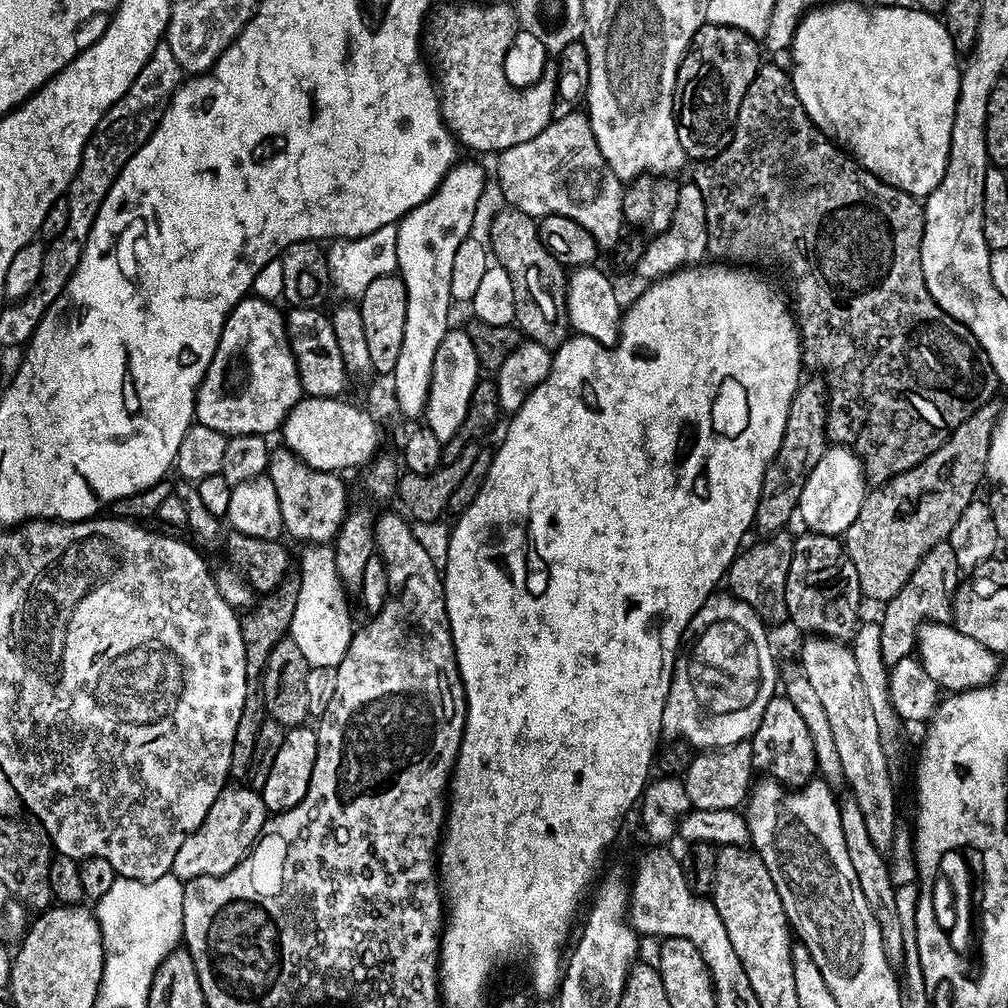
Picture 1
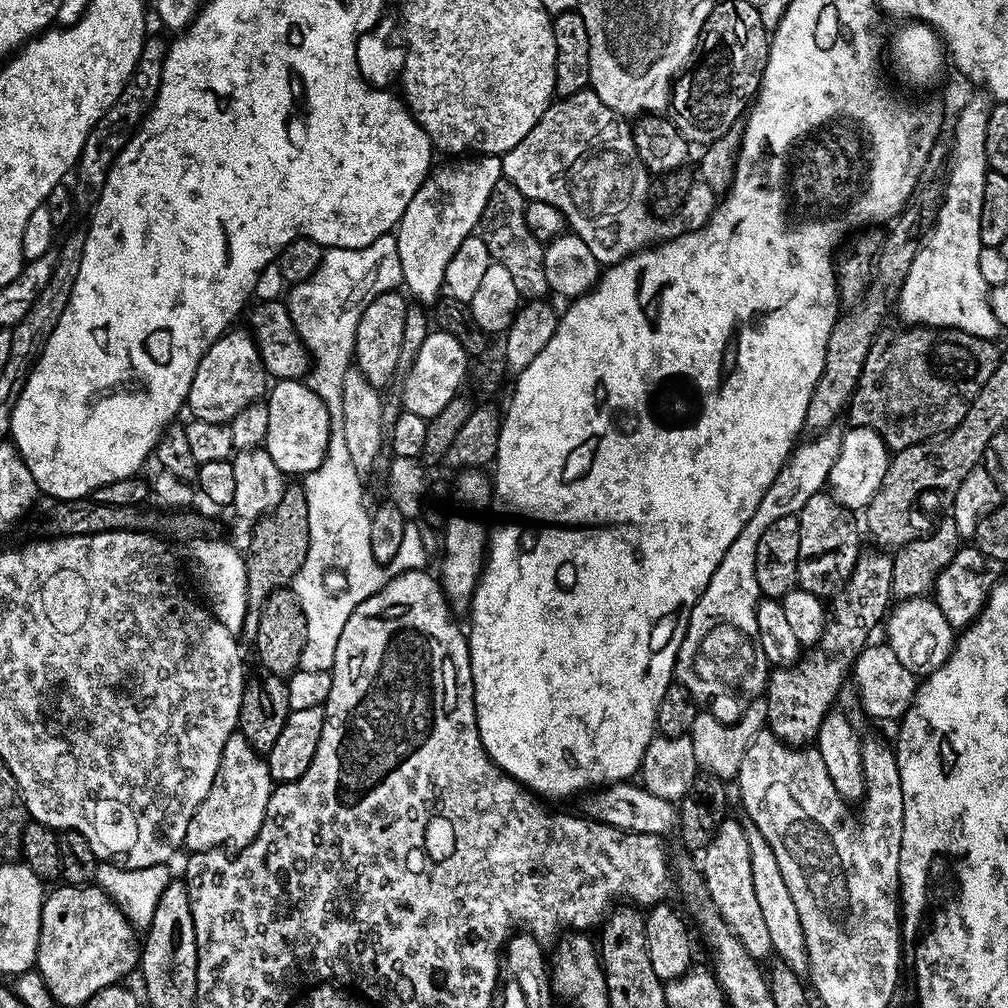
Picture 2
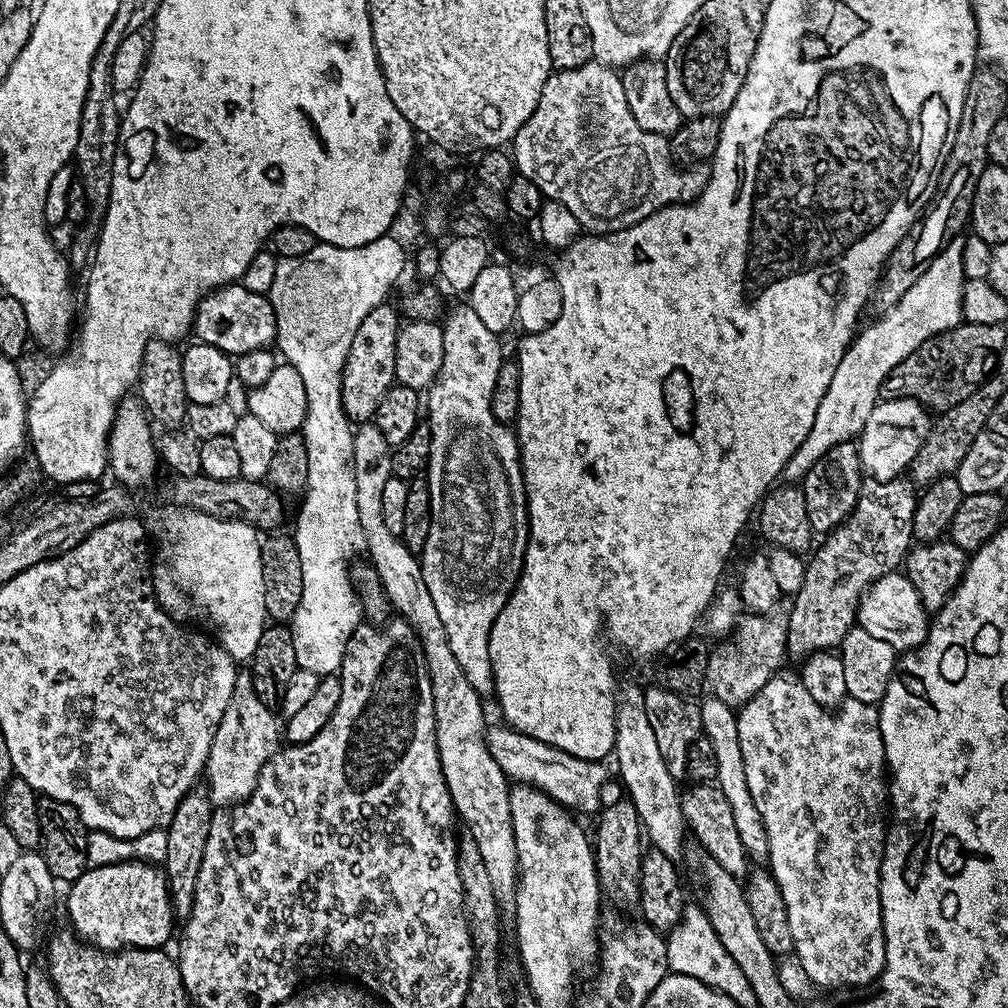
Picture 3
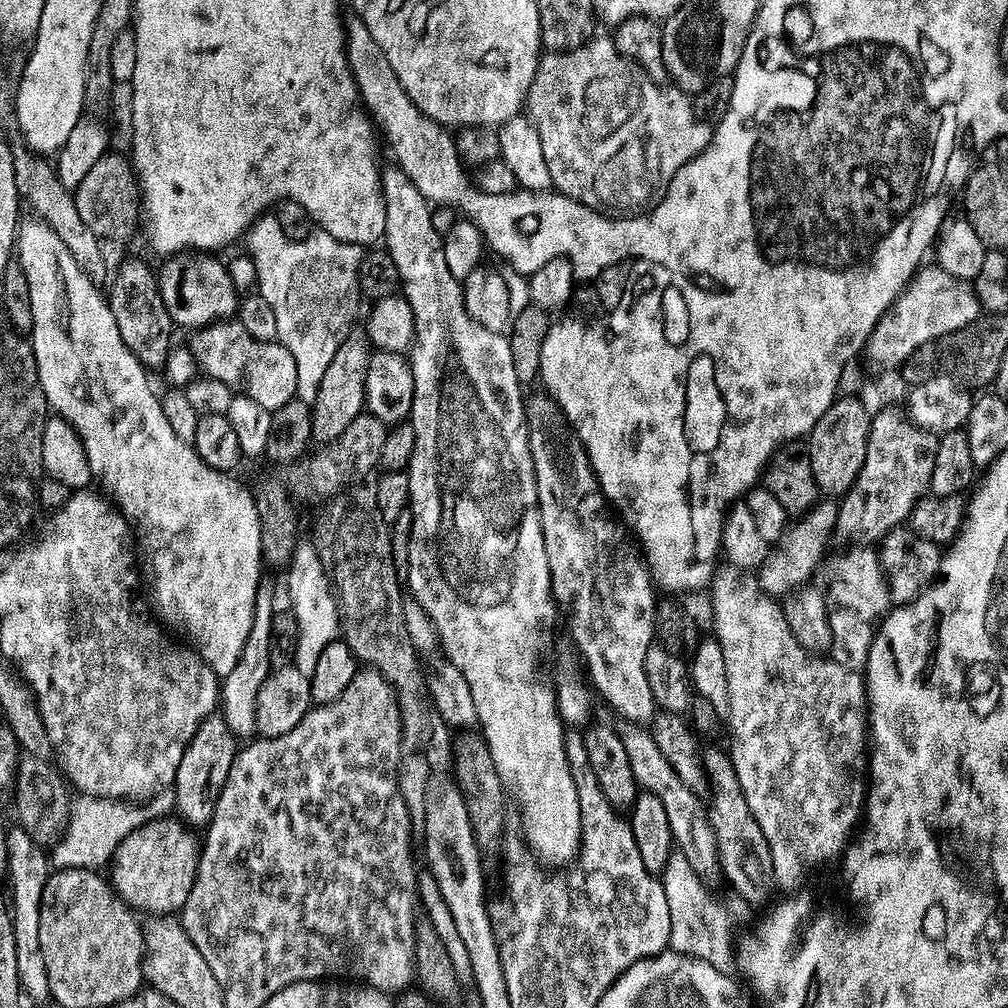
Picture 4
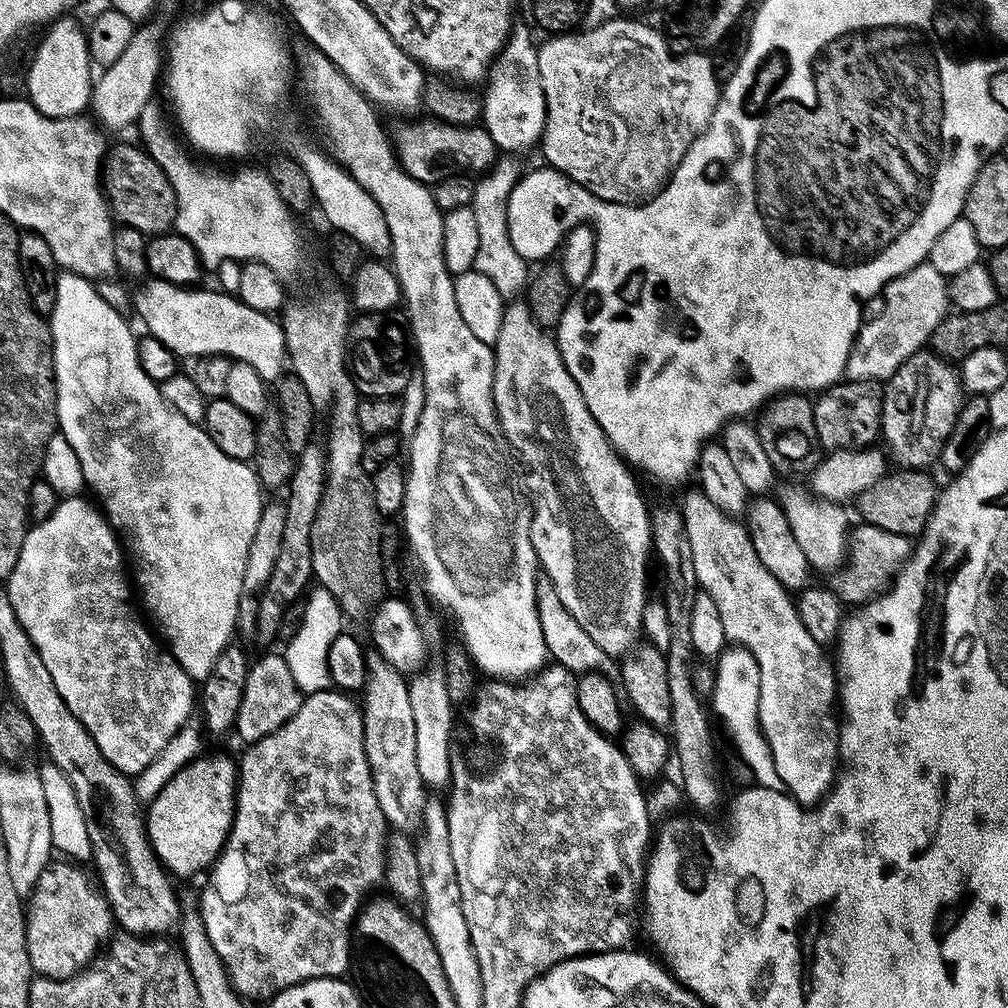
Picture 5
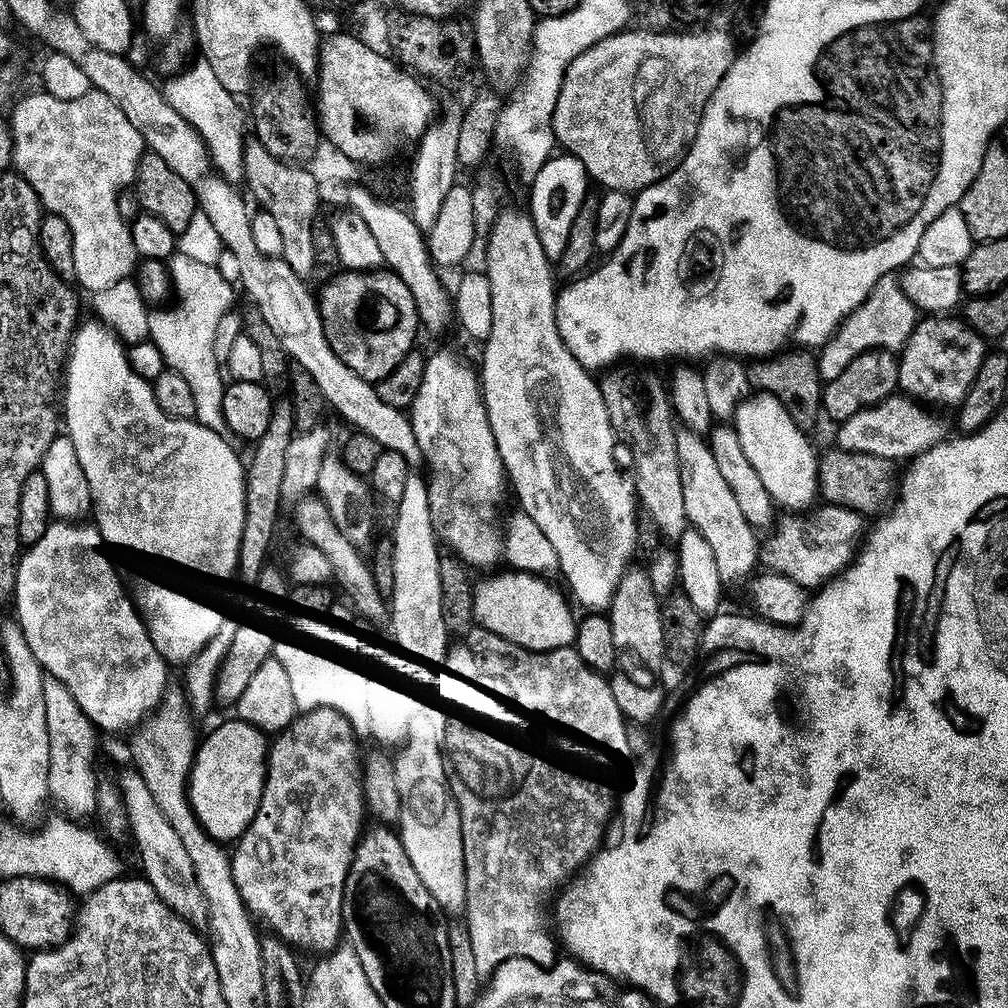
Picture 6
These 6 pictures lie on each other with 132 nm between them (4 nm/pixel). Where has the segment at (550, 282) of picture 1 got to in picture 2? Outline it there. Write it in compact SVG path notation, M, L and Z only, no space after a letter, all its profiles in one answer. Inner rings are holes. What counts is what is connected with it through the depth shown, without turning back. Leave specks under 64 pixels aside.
M501 178L486 202L486 210L482 210L478 234L486 242L486 250L490 250L493 261L506 266L506 270L510 270L516 283L526 289L529 297L540 298L549 291L543 272L545 245L538 238L534 238L530 226L526 226L525 203L524 195L520 193L518 186Z

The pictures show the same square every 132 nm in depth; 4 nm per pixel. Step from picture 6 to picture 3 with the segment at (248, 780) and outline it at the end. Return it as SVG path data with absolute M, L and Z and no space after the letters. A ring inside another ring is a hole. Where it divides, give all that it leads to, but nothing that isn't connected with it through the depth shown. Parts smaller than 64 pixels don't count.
M132 859L97 868L86 867L67 890L68 916L73 924L71 927L79 939L91 944L93 948L103 948L105 952L115 952L122 948L163 949L164 943L172 936L172 897L168 894L168 881L155 863Z

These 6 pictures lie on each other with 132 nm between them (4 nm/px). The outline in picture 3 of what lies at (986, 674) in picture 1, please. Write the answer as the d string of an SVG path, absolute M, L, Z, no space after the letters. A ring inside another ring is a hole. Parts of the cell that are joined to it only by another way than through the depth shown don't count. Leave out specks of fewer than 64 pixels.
M900 570L878 578L867 588L856 608L856 618L862 630L868 631L873 638L882 638L882 642L890 642L900 654L921 647L928 636L929 613L910 578Z

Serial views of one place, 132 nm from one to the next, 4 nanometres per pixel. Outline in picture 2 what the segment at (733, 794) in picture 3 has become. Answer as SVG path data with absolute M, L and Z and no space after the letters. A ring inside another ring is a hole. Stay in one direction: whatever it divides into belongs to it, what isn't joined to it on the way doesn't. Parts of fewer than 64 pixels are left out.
M748 826L744 833L750 842L750 874L754 878L754 895L758 897L766 930L770 930L772 951L790 970L807 973L808 951L806 938L802 934L802 918L798 918L798 909L794 907L794 898L790 898L790 889L786 886L786 878L782 878L782 870L778 870L778 858L774 858L770 844L766 838L762 838L758 829Z

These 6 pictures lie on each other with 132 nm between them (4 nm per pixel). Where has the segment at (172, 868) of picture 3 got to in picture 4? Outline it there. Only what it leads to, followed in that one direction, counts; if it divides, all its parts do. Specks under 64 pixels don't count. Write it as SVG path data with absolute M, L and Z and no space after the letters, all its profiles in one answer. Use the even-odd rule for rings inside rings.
M223 715L207 716L200 723L194 738L190 738L182 754L182 762L178 762L174 781L175 811L185 825L200 830L212 821L212 815L218 806L218 798L222 794L222 786L226 786L226 778L230 774L230 766L237 751L238 737L232 733L230 726L226 726Z

